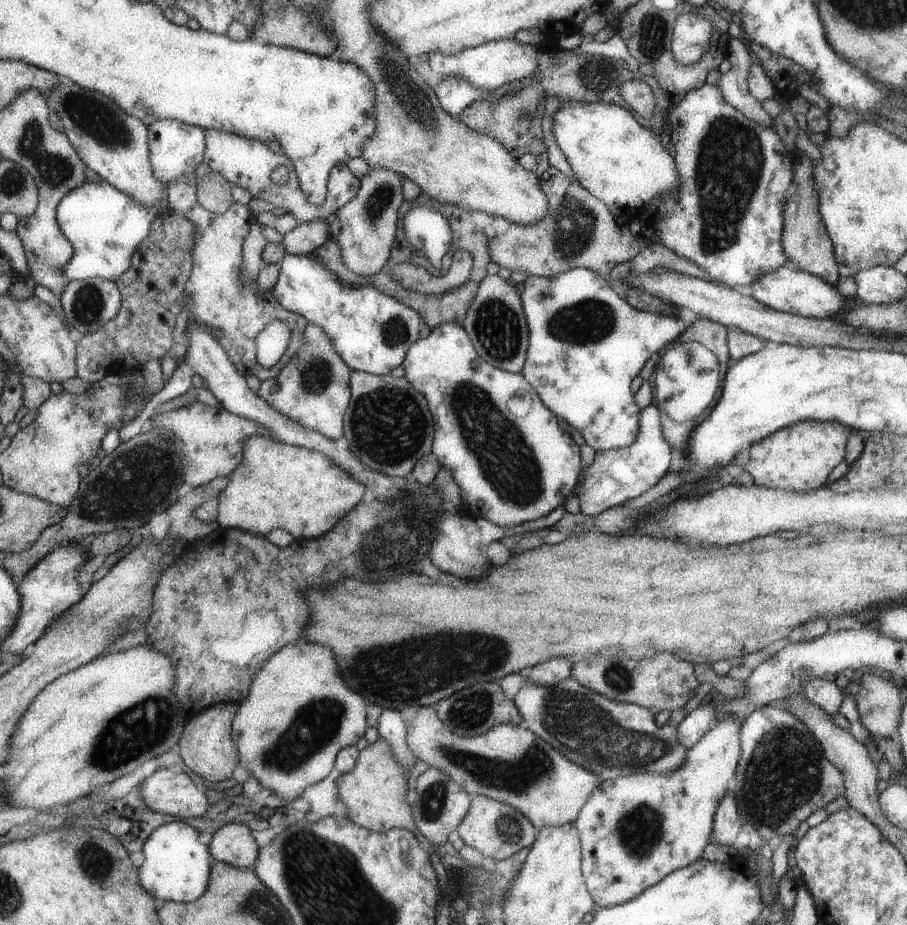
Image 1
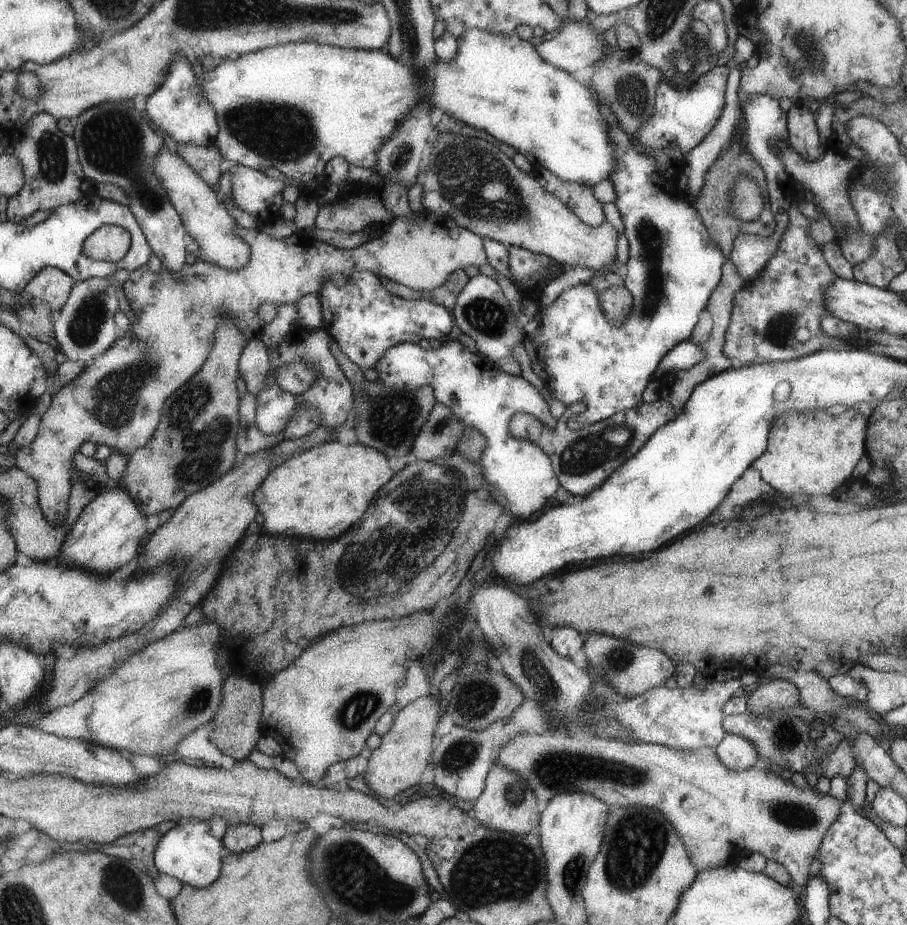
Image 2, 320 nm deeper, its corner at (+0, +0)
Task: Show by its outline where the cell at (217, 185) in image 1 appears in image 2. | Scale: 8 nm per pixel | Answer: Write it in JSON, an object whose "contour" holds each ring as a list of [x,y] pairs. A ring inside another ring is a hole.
{"contour":[[[193,143],[177,144],[177,153],[191,165],[191,168],[195,169],[195,172],[199,173],[207,184],[212,186],[218,181],[225,162],[213,144],[204,147]]]}

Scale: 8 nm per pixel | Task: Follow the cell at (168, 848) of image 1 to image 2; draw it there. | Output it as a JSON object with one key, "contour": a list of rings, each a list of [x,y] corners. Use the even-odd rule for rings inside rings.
{"contour":[[[185,820],[175,823],[173,830],[167,832],[159,841],[156,848],[156,868],[163,875],[168,874],[182,880],[185,885],[203,888],[209,886],[220,875],[221,850],[221,839],[217,840],[209,834],[207,821]]]}

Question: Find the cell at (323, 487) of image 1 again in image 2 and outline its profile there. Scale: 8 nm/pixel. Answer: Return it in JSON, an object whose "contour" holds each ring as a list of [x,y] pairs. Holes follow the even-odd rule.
{"contour":[[[337,441],[319,443],[296,458],[289,458],[273,468],[256,489],[253,500],[264,518],[261,528],[267,534],[301,536],[301,538],[313,538],[314,541],[325,540],[319,536],[327,536],[327,538],[339,536],[365,512],[371,498],[377,496],[377,492],[391,480],[394,474],[389,468],[387,458],[377,449],[359,442],[352,445],[341,445]]]}

